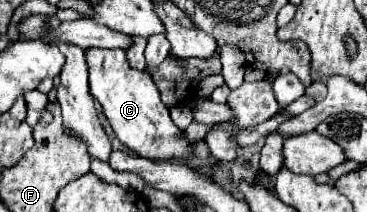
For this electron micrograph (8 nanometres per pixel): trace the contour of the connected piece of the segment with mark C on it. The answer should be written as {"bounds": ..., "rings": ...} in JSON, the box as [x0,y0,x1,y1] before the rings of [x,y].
{"bounds":[85,48,191,160],"rings":[[[89,48],[85,50],[89,64],[89,90],[91,96],[101,104],[103,114],[107,116],[115,136],[139,156],[149,160],[189,160],[191,158],[191,142],[183,138],[183,130],[179,130],[167,106],[161,102],[159,90],[147,72],[133,70],[125,58],[123,50],[101,50]]]}

